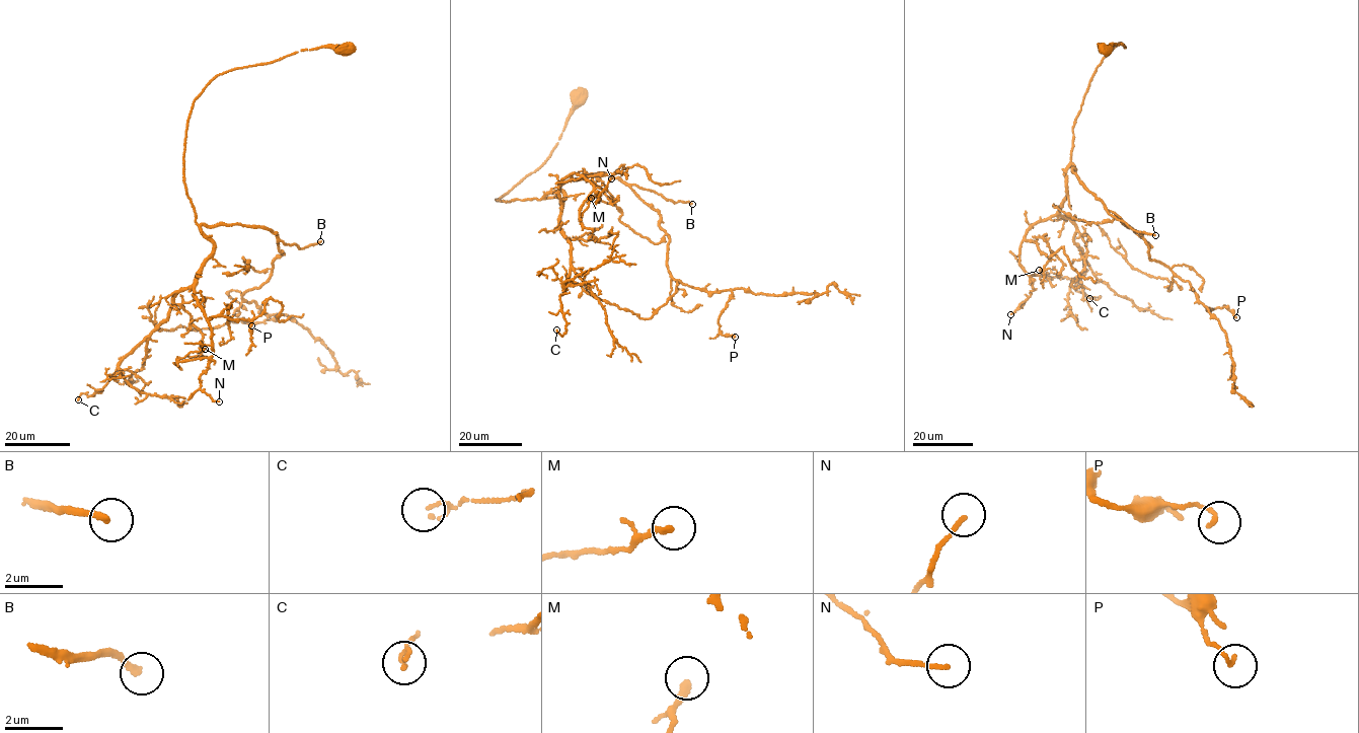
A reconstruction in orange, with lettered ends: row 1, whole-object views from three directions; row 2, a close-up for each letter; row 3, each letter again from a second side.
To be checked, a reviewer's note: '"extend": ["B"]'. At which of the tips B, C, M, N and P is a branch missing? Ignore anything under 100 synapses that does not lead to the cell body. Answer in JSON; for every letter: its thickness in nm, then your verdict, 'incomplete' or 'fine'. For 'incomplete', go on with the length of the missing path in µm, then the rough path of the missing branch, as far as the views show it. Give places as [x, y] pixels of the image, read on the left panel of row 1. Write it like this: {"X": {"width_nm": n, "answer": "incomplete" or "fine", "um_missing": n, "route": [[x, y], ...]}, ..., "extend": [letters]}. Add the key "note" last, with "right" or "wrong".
{"B": {"width_nm": 220, "answer": "incomplete", "um_missing": 160}, "C": {"width_nm": 70, "answer": "fine"}, "M": {"width_nm": 200, "answer": "fine"}, "N": {"width_nm": 140, "answer": "fine"}, "P": {"width_nm": 140, "answer": "fine"}, "extend": ["B"], "note": "right"}

